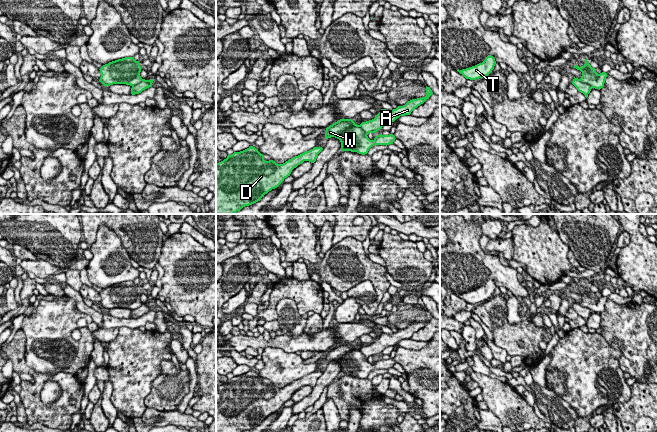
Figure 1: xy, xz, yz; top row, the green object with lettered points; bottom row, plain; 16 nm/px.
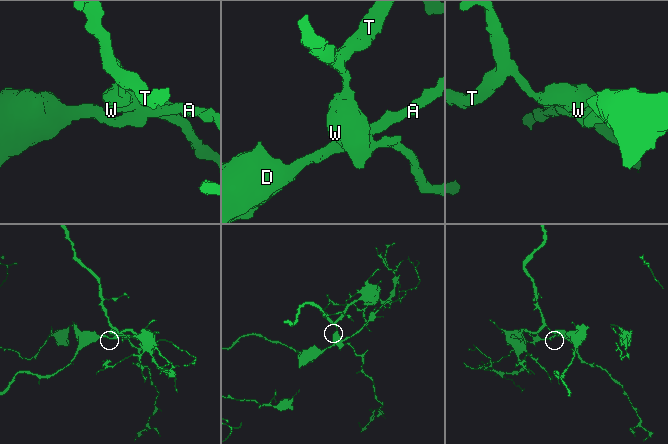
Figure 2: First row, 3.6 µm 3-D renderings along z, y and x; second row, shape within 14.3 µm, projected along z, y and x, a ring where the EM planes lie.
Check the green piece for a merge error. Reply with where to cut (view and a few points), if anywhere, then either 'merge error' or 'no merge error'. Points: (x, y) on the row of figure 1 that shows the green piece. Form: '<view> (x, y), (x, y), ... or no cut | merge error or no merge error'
yz (576, 78), (592, 87) | merge error

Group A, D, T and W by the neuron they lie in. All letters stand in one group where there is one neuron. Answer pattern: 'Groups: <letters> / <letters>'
Groups: A D / T W

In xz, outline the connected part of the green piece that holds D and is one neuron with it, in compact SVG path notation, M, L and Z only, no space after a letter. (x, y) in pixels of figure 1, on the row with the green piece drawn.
M253 146L216 163L216 214L235 214L277 188L304 161L314 163L322 147L314 147L283 164L265 161Z

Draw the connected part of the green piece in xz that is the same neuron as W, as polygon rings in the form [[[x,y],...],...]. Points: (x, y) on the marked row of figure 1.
[[[340,119],[326,128],[325,139],[335,137],[341,142],[341,151],[357,152],[365,155],[374,145],[389,145],[395,141],[393,134],[377,135],[370,140],[360,125],[352,119]]]

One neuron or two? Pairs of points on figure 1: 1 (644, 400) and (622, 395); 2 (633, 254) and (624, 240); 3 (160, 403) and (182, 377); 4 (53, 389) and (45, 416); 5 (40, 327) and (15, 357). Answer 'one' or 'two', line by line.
1: two
2: two
3: one
4: two
5: two

